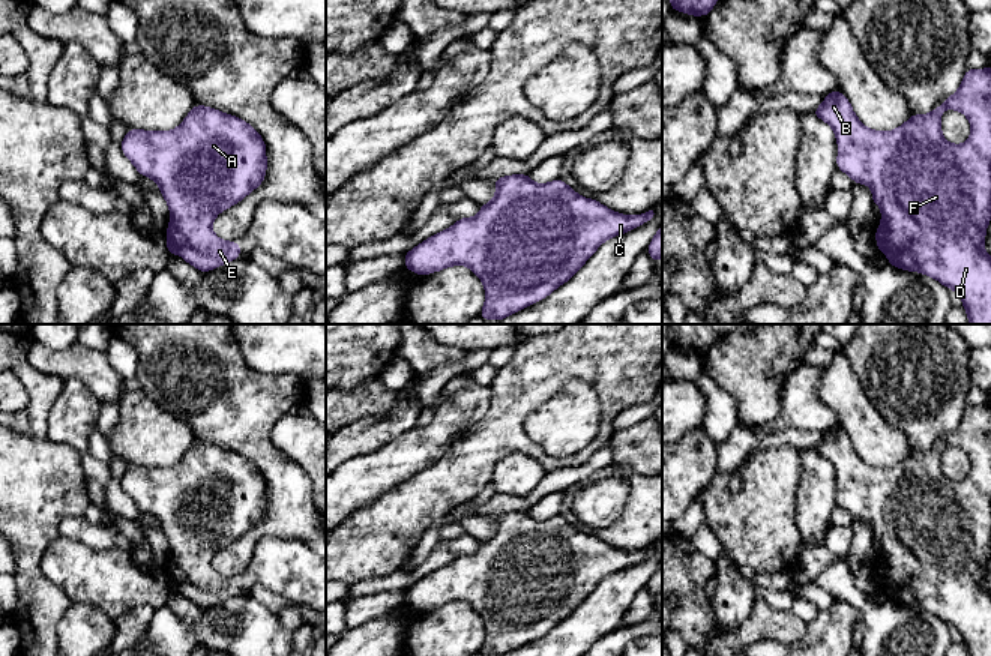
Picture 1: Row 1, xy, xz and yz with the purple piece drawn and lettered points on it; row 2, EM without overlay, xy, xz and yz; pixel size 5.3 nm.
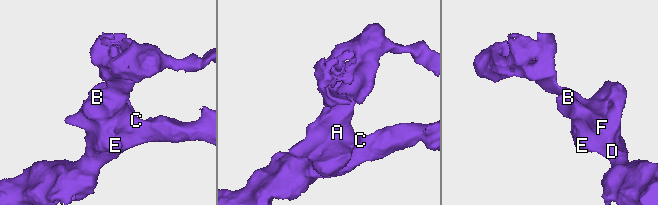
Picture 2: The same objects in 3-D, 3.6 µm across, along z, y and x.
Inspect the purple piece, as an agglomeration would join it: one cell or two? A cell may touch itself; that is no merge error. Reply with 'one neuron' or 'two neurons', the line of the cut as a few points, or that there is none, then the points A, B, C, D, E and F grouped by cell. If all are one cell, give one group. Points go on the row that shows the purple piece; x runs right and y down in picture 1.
one neuron; no cut; A B C D E F

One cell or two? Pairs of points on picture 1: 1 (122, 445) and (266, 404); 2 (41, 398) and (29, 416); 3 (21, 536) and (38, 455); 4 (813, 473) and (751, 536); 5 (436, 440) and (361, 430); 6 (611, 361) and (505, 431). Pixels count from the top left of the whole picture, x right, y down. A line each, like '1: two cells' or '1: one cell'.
1: two cells
2: one cell
3: one cell
4: two cells
5: two cells
6: one cell

